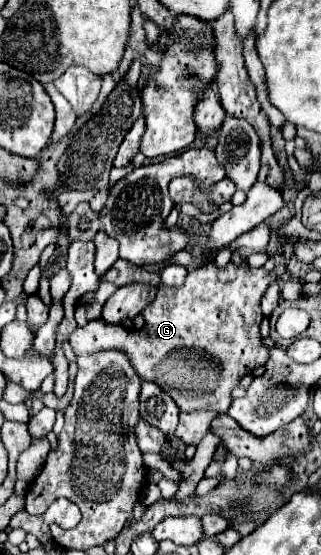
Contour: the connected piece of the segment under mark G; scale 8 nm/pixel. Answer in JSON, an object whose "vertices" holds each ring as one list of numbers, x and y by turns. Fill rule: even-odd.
{"vertices":[[214,263,190,269,184,287,158,287,156,299,142,311,146,319,144,329,128,329,124,325,108,325,102,319,92,319,84,327,76,327,72,331,72,349,76,355,92,355,100,351,124,353,128,361,132,361,132,367,142,381,160,385,160,389,164,389,176,401,182,413,200,409,226,413,232,401,232,391,238,387,240,379,252,373,256,367,262,367,268,359,268,349,262,345,260,337,260,323,264,319,260,311,260,297,276,279,274,271,244,269,234,263,228,263,224,269,218,269]]}

